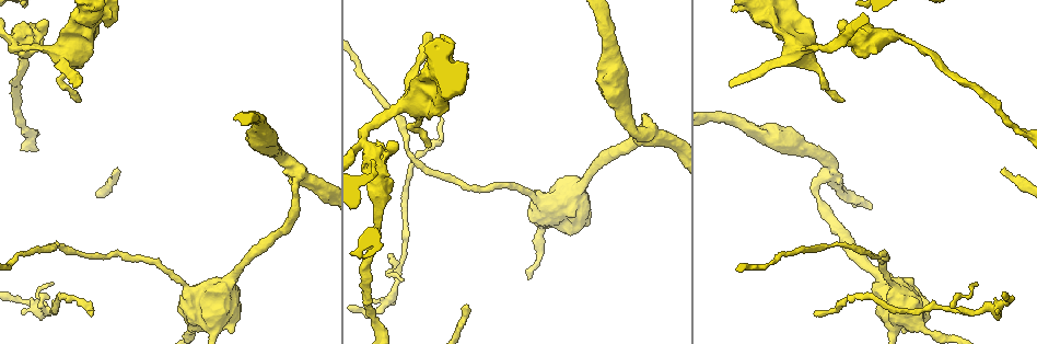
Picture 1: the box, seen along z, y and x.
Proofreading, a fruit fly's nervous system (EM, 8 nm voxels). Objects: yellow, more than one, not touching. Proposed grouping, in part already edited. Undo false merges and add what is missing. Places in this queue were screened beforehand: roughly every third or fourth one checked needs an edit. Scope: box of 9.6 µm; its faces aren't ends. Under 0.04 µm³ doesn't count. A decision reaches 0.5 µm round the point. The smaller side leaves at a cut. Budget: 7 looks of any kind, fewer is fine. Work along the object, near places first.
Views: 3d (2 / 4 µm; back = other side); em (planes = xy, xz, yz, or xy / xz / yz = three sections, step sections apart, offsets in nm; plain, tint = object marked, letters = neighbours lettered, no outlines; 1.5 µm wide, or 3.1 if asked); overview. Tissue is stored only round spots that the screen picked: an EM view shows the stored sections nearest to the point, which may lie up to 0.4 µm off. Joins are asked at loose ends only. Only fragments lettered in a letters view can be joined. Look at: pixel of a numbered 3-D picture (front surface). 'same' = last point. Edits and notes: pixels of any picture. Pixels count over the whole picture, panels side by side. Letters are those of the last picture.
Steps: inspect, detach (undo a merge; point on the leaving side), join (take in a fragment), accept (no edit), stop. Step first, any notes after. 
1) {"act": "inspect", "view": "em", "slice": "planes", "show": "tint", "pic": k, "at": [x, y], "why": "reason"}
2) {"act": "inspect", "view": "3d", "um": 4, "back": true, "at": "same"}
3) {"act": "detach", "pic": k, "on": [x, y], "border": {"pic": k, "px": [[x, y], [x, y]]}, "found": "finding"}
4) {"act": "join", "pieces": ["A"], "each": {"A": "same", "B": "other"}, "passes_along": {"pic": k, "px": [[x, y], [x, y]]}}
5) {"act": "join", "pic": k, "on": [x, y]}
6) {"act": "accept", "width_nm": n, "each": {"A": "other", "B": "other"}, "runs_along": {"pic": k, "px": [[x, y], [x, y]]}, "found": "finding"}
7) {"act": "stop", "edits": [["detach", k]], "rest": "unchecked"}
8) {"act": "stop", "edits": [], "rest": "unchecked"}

{"act": "inspect", "view": "3d", "um": 4, "pic": 1, "at": [427, 147], "why": "tapers out"}

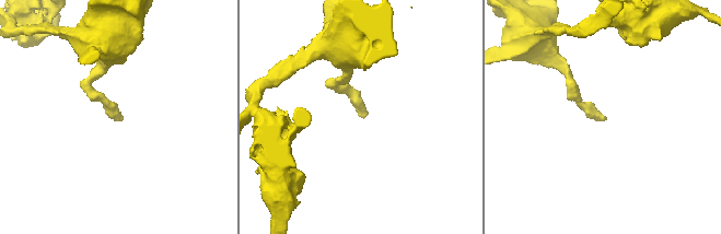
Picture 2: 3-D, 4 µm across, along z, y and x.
{"act": "inspect", "view": "em", "slice": "yz", "step": 8, "show": "letters", "pic": 2, "at": [365, 115], "why": "shape alone is not enough"}

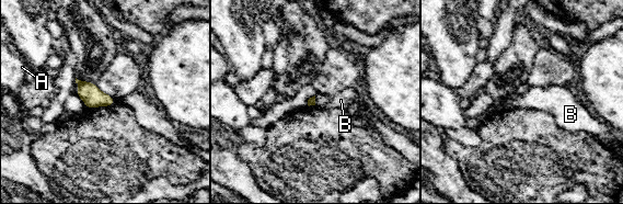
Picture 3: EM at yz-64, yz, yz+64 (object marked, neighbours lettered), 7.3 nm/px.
{"act": "inspect", "view": "em", "slice": "planes", "show": "letters", "at": "same", "why": "another direction"}

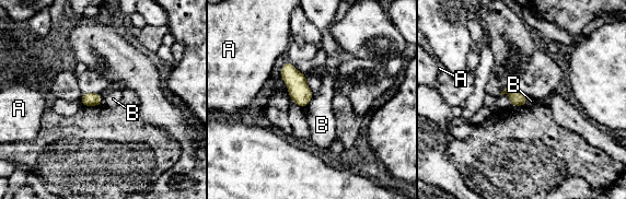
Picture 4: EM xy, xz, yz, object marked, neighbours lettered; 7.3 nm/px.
{"act": "accept", "width_nm": 100, "each": {"A": "other", "B": "other"}, "border": {"pic": 4, "px": [[101, 94], [102, 104]]}, "found": "no lettered fragment goes on from it"}

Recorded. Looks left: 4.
{"act": "inspect", "view": "3d", "um": 4, "pic": 1, "at": [369, 147], "why": "sharp bend"}

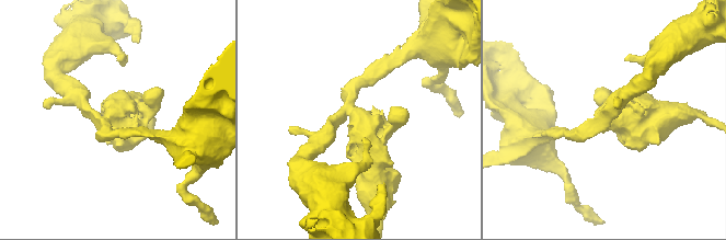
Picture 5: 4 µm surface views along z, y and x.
{"act": "inspect", "view": "em", "slice": "planes", "show": "letters", "pic": 5, "at": [606, 122]}

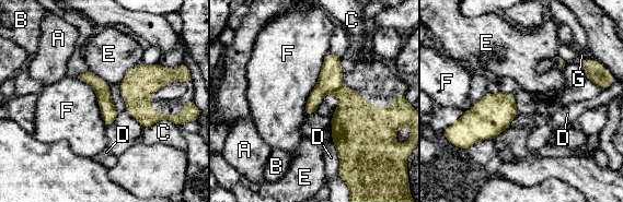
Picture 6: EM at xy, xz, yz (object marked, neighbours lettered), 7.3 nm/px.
{"act": "detach", "pic": 6, "on": [355, 117], "longest_contact_nm": ["F", 500], "each": {"A": "other", "B": "other", "C": "other", "D": "other", "E": "other", "F": "other", "G": "other"}, "found": "two neurons meet here"}

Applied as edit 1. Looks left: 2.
{"act": "inspect", "view": "em", "slice": "planes", "show": "letters", "pic": 1, "at": [22, 310]}

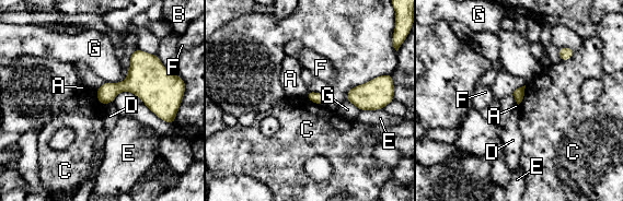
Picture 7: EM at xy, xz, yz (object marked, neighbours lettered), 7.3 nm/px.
{"act": "accept", "longest_contact_nm": ["G", 180], "each": {"A": "other", "B": "other", "C": "other", "D": "other", "E": "other", "F": "other", "G": "other"}, "border": {"pic": 7, "px": [[306, 95], [310, 101], [324, 106]]}, "found": "no lettered fragment goes on from it"}

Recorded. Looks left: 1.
{"act": "stop", "edits": [["detach", 6]], "rest": "unchecked"}

